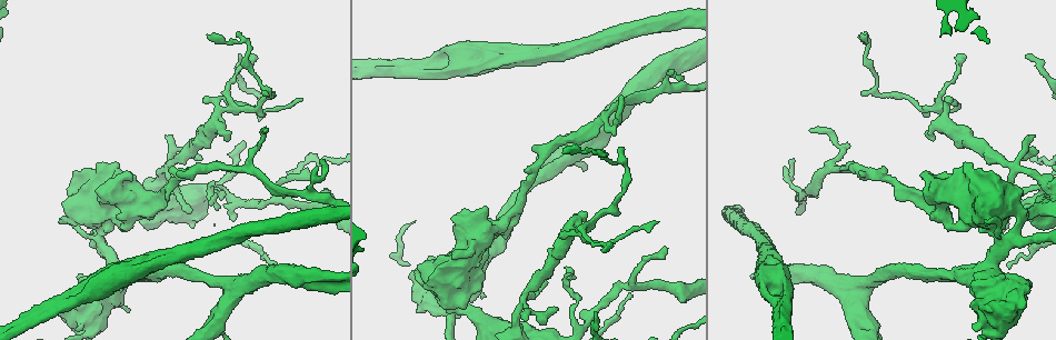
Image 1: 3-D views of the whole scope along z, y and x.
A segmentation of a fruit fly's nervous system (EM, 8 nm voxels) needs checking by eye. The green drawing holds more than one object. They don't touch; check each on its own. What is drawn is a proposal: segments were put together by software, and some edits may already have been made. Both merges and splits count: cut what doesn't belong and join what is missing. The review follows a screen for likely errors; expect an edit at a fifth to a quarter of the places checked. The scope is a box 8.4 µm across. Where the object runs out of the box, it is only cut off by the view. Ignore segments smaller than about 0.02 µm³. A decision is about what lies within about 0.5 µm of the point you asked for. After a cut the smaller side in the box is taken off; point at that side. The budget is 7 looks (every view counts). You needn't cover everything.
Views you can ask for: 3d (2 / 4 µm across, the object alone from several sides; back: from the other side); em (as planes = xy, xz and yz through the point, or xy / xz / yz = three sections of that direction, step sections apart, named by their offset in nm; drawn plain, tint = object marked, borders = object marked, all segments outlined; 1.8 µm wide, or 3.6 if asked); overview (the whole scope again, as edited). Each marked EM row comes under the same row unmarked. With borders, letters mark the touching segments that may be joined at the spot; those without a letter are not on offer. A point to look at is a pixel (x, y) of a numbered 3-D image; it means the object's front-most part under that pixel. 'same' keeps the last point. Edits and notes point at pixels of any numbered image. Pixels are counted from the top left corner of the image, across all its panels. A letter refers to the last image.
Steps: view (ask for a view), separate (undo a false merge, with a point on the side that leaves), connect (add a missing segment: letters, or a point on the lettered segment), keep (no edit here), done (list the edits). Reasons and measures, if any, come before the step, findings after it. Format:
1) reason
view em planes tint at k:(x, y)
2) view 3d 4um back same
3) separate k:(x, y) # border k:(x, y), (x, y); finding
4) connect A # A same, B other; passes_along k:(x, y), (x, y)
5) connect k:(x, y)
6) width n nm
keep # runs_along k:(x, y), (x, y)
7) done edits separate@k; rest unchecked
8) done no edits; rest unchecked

sudden change in width
view em xy step 16 borders at 1:(944, 109)

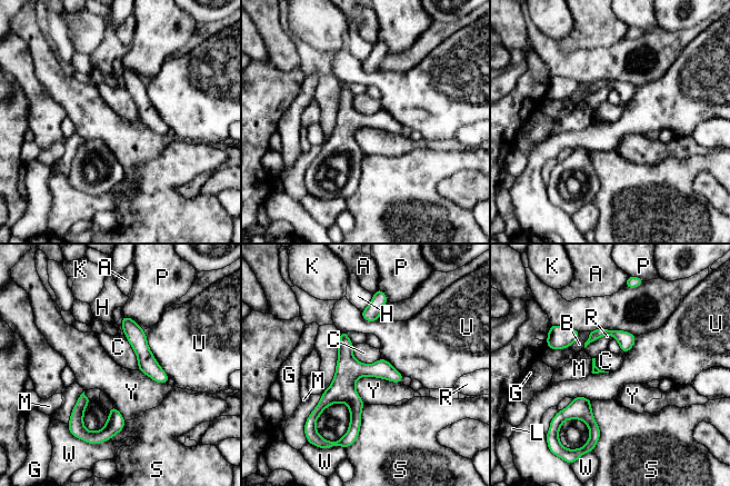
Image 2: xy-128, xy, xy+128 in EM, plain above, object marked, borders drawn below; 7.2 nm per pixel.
longest_contact U 400 nm
keep # A other, B other, C other, G other, H other, K other, L other, M other, P other, R other, S other, U other, W other, Y other; border 2:(352, 345), (360, 361), (380, 357); continuous, no second cell

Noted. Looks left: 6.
stops while still wide
view em planes borders at 1:(963, 163)

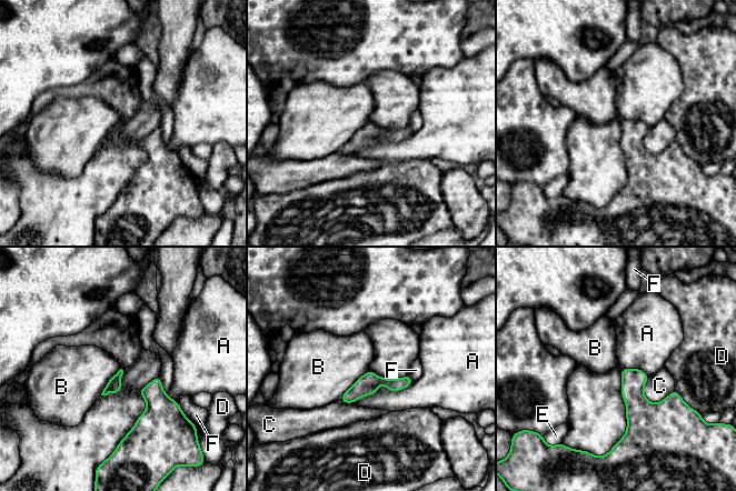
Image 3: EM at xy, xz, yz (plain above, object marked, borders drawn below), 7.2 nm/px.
keep # A other, B other, C other, D other, E other, F other; border 3:(368, 369), (339, 399); none of them fits

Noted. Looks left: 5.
a fork
view 3d 2um at 1:(667, 61)

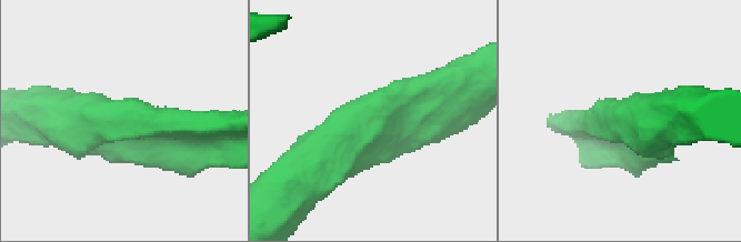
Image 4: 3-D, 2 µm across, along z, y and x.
shape alone is not enough
view em planes borders at 4:(371, 115)

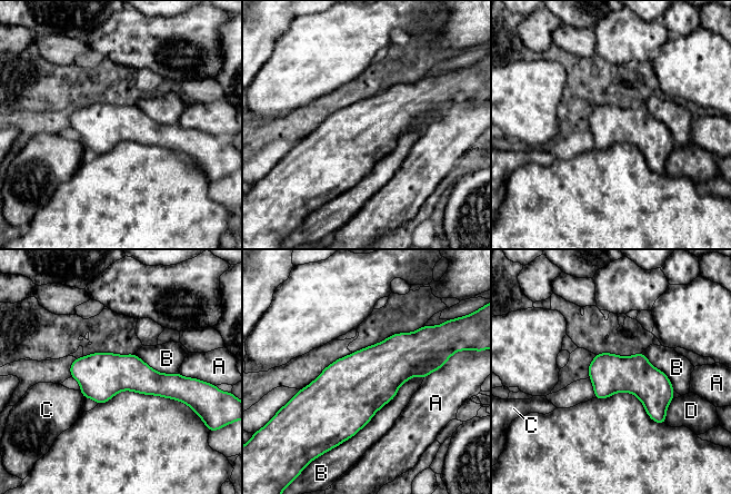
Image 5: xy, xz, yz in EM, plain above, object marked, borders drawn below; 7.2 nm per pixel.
keep # A other, B other, C other, D other; all the same cell

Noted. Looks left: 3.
done no edits; rest unchecked

